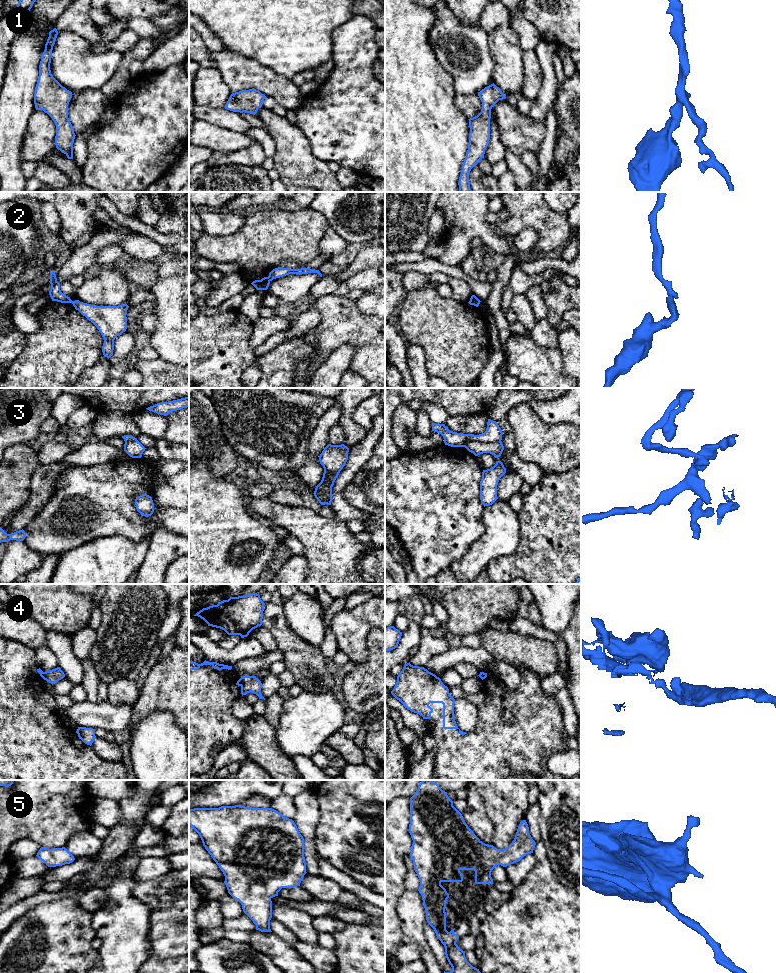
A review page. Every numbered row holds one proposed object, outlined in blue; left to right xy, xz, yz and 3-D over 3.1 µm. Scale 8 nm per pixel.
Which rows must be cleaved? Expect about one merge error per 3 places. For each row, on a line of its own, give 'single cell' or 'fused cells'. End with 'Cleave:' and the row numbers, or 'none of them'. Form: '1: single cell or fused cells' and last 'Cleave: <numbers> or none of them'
1: single cell
2: fused cells
3: fused cells
4: fused cells
5: single cell
Cleave: 2, 3, 4

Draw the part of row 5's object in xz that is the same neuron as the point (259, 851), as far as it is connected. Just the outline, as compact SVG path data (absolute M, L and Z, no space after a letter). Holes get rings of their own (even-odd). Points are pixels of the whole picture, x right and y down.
M235 805L189 809L189 825L199 834L203 846L223 872L228 893L241 903L243 912L256 925L256 930L272 932L270 929L272 918L271 899L278 896L278 892L282 888L300 886L304 875L307 873L304 857L304 838L294 821L284 817L272 808L252 808Z

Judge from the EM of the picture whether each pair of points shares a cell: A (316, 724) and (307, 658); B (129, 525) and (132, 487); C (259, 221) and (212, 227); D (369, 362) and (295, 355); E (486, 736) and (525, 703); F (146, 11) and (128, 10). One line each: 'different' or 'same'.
A: different
B: same
C: different
D: different
E: same
F: same

